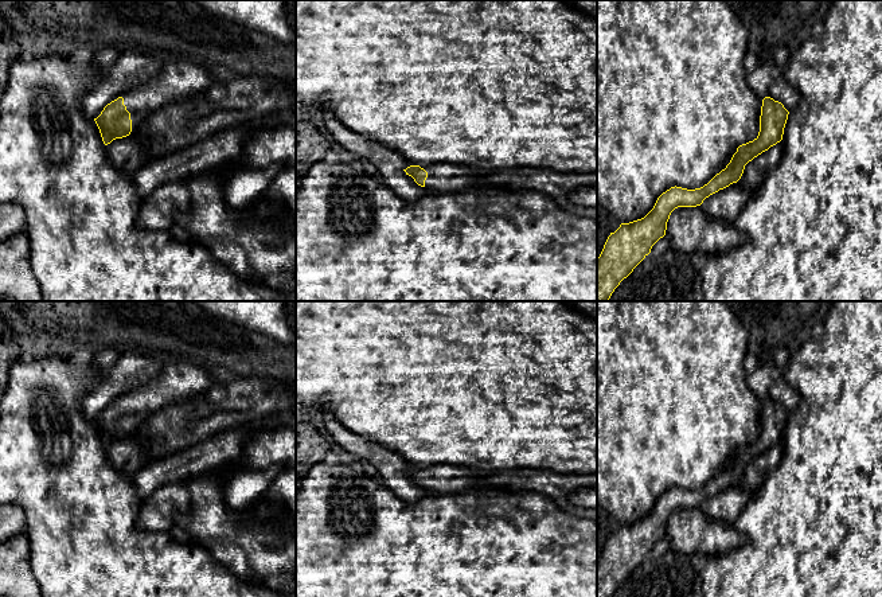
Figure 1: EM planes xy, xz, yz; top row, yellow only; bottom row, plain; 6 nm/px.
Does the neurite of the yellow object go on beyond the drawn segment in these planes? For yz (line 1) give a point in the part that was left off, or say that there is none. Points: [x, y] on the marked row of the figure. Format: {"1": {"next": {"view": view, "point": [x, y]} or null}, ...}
{"1": {"next": null}}

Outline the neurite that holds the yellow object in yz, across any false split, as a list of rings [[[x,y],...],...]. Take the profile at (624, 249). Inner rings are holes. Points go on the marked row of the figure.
[[[765,97],[758,136],[739,145],[725,169],[700,188],[671,187],[657,198],[653,208],[644,218],[621,223],[614,233],[610,233],[597,258],[597,301],[608,301],[620,282],[666,235],[667,222],[675,208],[700,206],[710,195],[737,183],[749,161],[780,143],[788,114],[789,112],[781,102]]]

